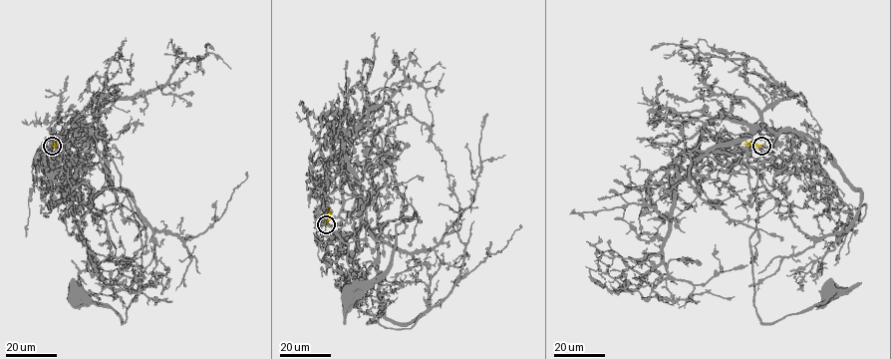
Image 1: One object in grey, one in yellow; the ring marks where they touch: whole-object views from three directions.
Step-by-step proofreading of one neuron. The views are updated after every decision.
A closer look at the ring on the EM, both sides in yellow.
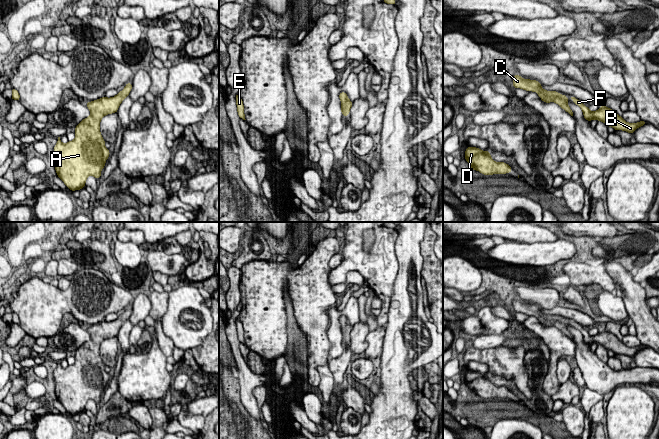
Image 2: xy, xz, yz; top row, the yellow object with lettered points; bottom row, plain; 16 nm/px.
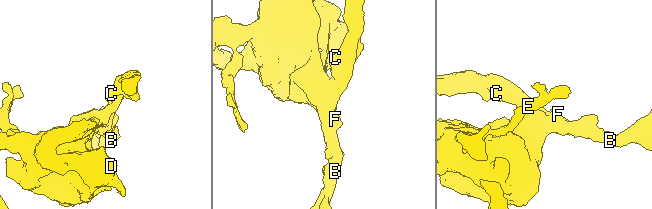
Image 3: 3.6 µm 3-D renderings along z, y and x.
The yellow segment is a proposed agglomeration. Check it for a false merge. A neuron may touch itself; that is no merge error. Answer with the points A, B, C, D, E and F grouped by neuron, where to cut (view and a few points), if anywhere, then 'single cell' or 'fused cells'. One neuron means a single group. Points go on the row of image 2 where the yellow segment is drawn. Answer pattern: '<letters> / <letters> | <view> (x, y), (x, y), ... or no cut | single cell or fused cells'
A B C D E F | no cut | single cell

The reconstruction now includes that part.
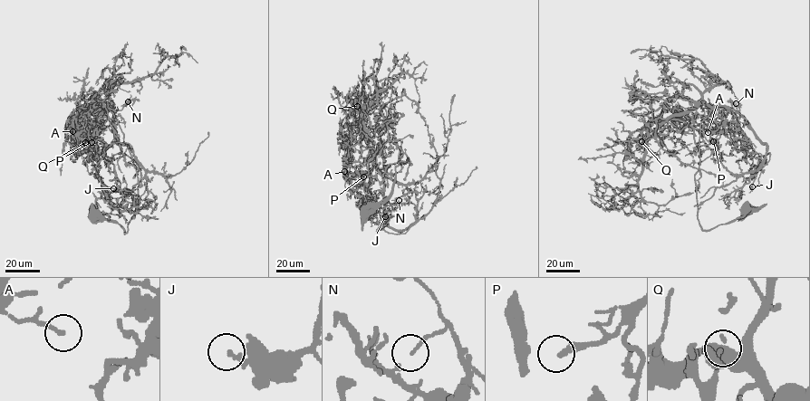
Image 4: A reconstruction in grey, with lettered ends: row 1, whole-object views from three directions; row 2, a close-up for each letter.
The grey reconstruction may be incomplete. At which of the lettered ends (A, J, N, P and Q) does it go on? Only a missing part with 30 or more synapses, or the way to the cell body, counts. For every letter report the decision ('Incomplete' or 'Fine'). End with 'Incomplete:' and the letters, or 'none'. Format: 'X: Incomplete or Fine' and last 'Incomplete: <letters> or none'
A: Fine
J: Fine
N: Fine
P: Fine
Q: Fine
Incomplete: none

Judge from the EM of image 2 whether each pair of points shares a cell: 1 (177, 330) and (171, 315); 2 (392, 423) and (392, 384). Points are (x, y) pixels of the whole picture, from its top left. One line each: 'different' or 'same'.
1: same
2: same

